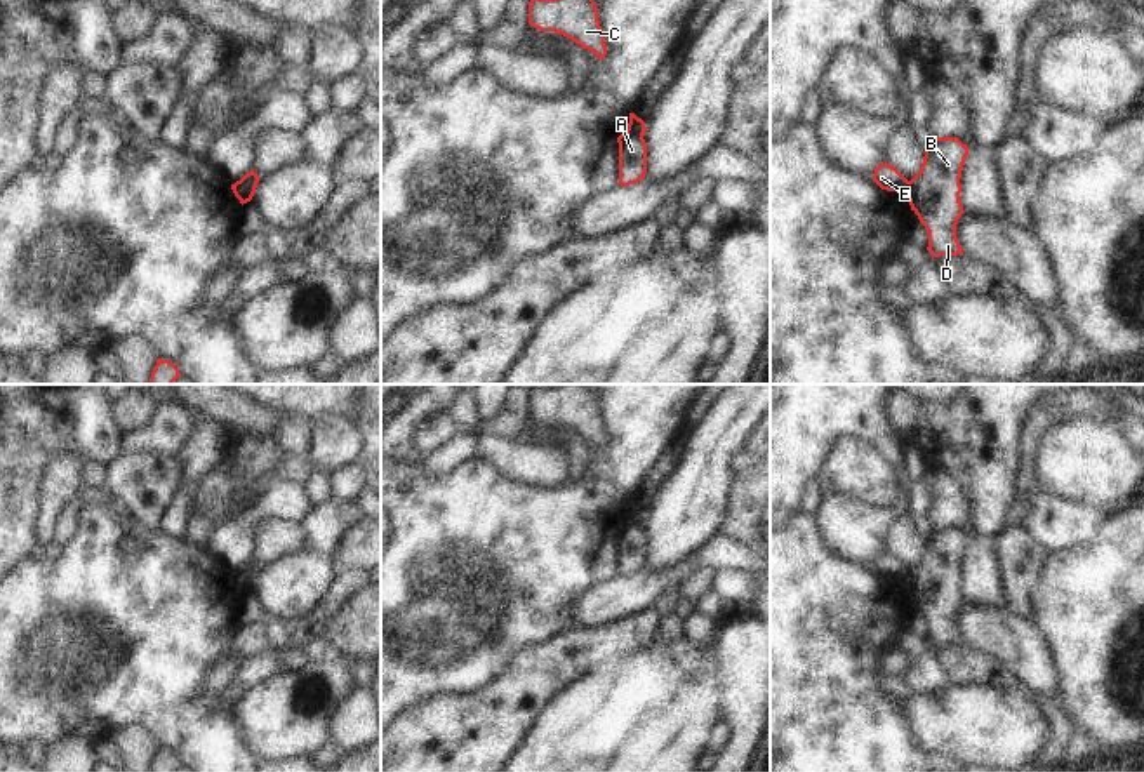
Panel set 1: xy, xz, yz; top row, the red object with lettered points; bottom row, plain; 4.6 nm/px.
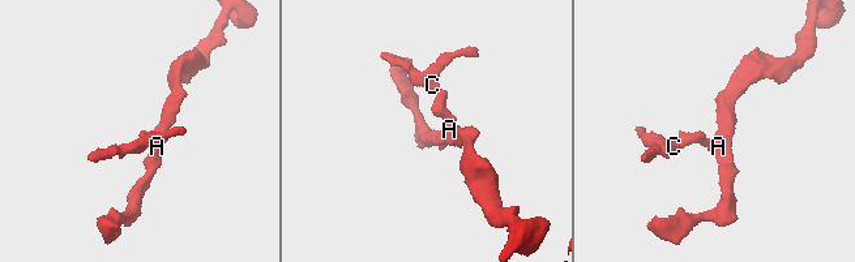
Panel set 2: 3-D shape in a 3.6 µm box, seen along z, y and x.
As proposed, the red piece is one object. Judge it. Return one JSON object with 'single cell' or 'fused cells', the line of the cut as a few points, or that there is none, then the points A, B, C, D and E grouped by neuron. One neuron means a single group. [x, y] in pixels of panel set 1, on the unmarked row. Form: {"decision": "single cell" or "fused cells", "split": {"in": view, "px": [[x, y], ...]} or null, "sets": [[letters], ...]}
{"decision": "fused cells", "split": {"in": "xz", "px": [[626, 520], [642, 525]]}, "sets": [["A", "B", "D"], ["C", "E"]]}

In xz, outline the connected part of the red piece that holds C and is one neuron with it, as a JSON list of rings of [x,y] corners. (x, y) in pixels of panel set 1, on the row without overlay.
[[[560,384],[551,388],[529,386],[530,416],[539,421],[563,424],[582,438],[591,440],[596,449],[607,445],[605,426],[593,384]]]

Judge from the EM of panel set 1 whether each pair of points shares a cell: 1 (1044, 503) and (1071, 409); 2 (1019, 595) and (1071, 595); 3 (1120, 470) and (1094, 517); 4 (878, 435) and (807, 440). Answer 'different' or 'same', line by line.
1: different
2: different
3: different
4: same

